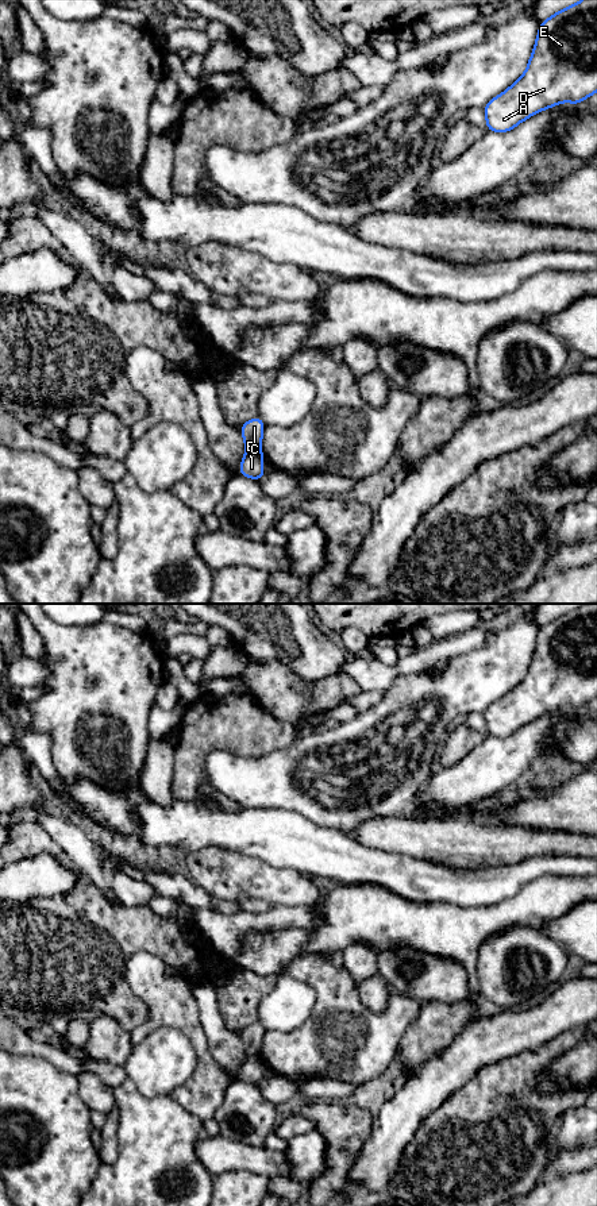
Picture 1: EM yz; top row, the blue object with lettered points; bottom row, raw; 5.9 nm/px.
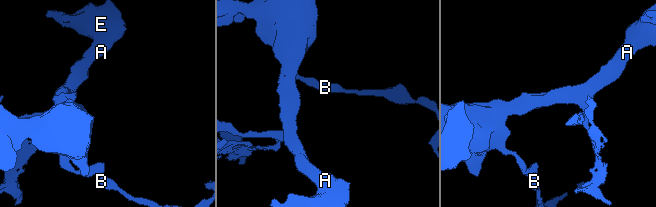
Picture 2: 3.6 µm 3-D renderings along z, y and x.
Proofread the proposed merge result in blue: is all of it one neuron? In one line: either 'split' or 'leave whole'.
split

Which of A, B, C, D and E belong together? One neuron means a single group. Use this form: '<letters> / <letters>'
A C D E / B

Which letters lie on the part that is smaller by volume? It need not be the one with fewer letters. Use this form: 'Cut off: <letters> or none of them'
Cut off: B

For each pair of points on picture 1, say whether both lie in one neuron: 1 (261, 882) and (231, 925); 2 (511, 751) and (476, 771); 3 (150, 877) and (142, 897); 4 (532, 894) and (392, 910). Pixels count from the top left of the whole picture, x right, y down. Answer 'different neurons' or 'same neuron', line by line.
1: different neurons
2: same neuron
3: different neurons
4: same neuron

